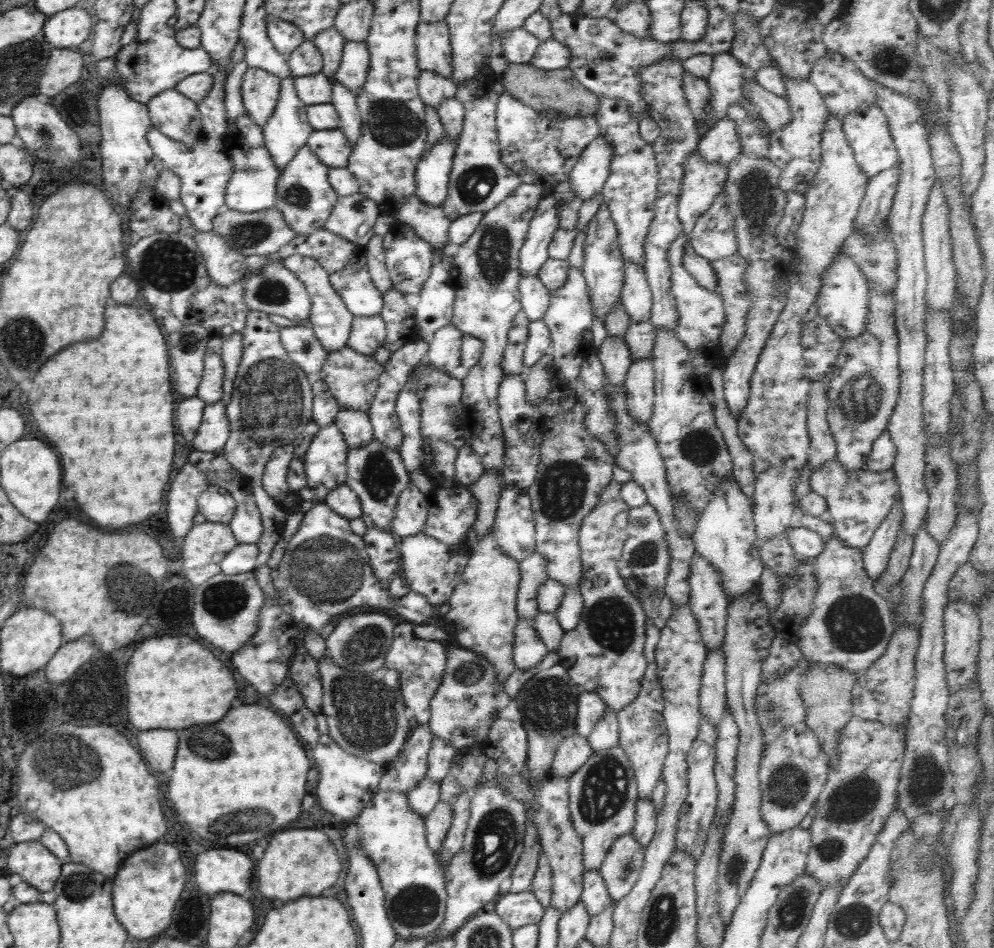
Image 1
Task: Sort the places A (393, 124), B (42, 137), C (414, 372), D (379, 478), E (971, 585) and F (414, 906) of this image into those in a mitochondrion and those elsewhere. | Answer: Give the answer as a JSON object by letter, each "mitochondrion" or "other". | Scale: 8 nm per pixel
{"A":"mitochondrion","B":"mitochondrion","C":"other","D":"mitochondrion","E":"mitochondrion","F":"mitochondrion"}

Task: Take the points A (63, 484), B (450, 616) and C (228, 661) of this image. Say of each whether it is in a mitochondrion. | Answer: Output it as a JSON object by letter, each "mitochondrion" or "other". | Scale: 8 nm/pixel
{"A":"other","B":"other","C":"other"}

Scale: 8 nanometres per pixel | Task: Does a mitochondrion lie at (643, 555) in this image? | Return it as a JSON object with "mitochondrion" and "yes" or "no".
{"mitochondrion":"yes"}

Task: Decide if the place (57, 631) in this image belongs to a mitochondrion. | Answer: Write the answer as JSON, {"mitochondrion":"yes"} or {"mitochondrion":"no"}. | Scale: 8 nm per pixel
{"mitochondrion":"no"}

